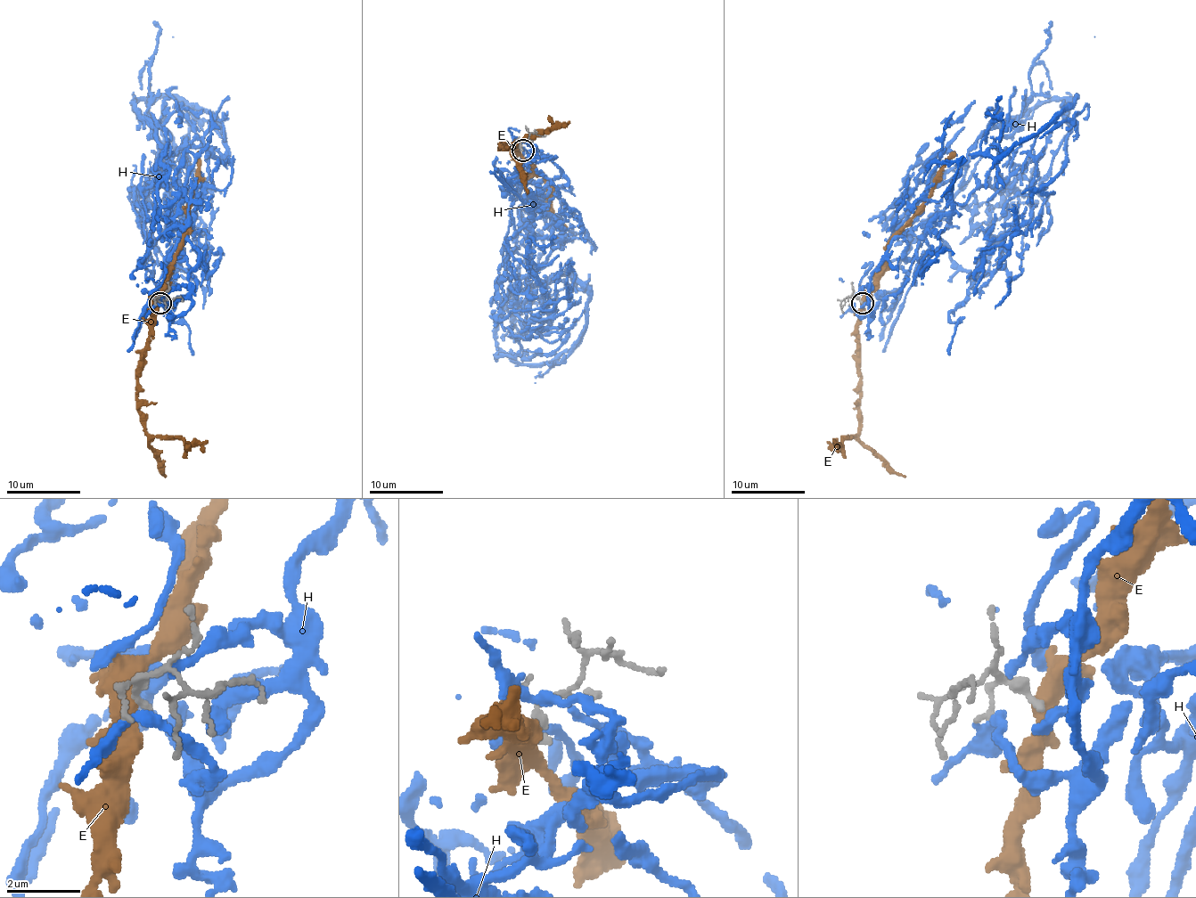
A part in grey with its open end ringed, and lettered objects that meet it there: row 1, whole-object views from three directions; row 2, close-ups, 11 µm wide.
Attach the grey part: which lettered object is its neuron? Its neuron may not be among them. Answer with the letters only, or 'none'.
none

